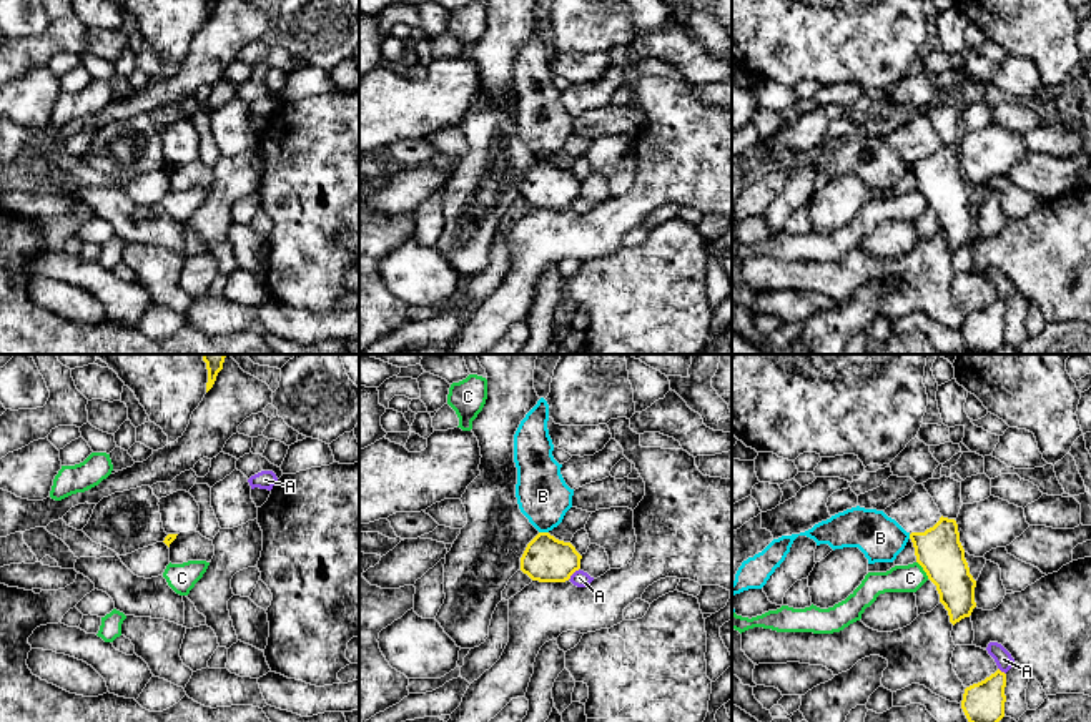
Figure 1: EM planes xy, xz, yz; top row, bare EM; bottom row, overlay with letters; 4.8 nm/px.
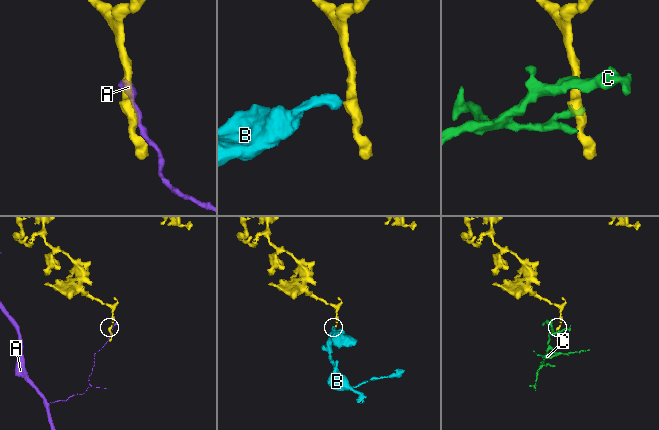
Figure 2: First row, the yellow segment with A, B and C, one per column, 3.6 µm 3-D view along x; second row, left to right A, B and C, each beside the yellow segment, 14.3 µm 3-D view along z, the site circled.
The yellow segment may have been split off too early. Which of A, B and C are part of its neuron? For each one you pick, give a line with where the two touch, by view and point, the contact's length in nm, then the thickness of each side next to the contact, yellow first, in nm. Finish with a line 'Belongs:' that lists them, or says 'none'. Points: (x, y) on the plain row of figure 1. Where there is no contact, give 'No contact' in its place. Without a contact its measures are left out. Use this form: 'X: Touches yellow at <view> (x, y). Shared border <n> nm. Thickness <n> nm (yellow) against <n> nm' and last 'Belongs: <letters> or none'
Belongs: none

